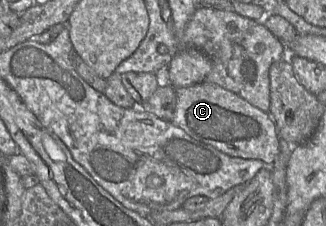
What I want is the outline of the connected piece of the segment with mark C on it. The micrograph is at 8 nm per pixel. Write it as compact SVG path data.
M213 83L175 88L176 107L171 123L183 129L195 140L211 145L231 156L259 159L271 166L279 151L279 136L269 113L251 105L237 94Z

